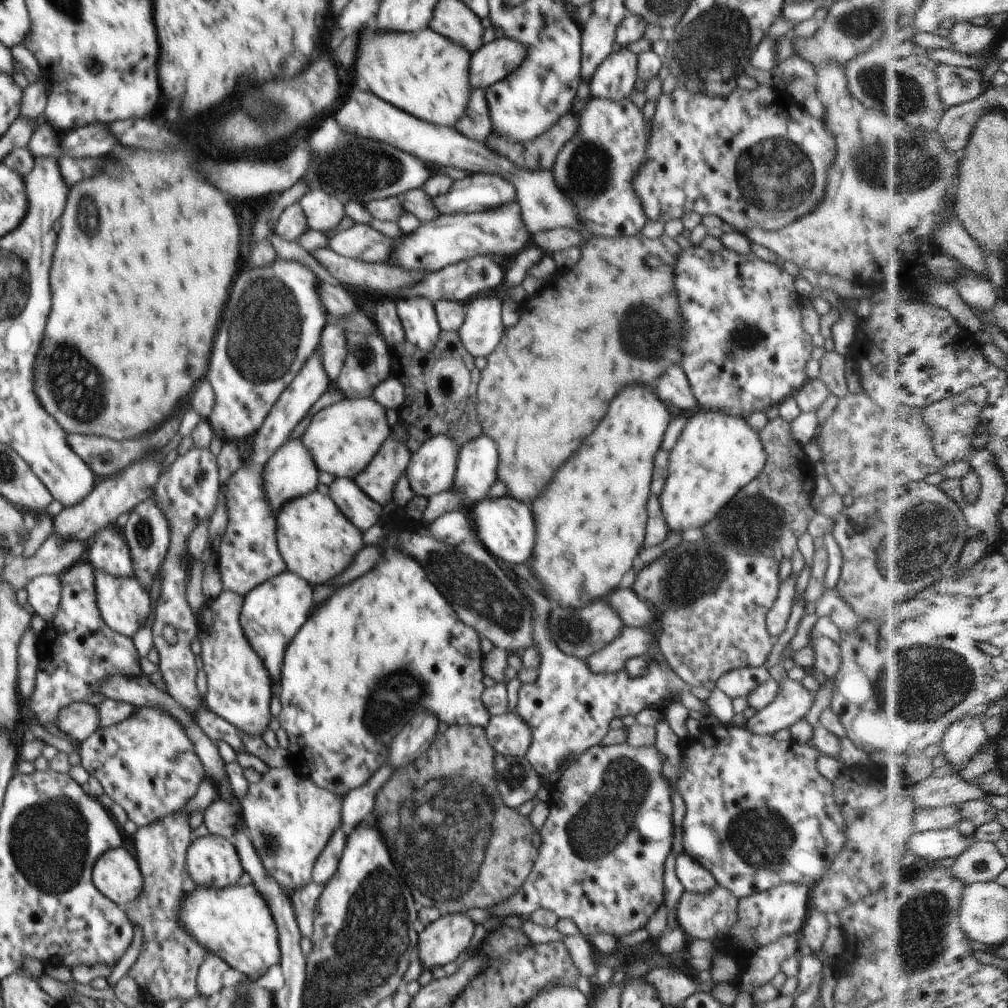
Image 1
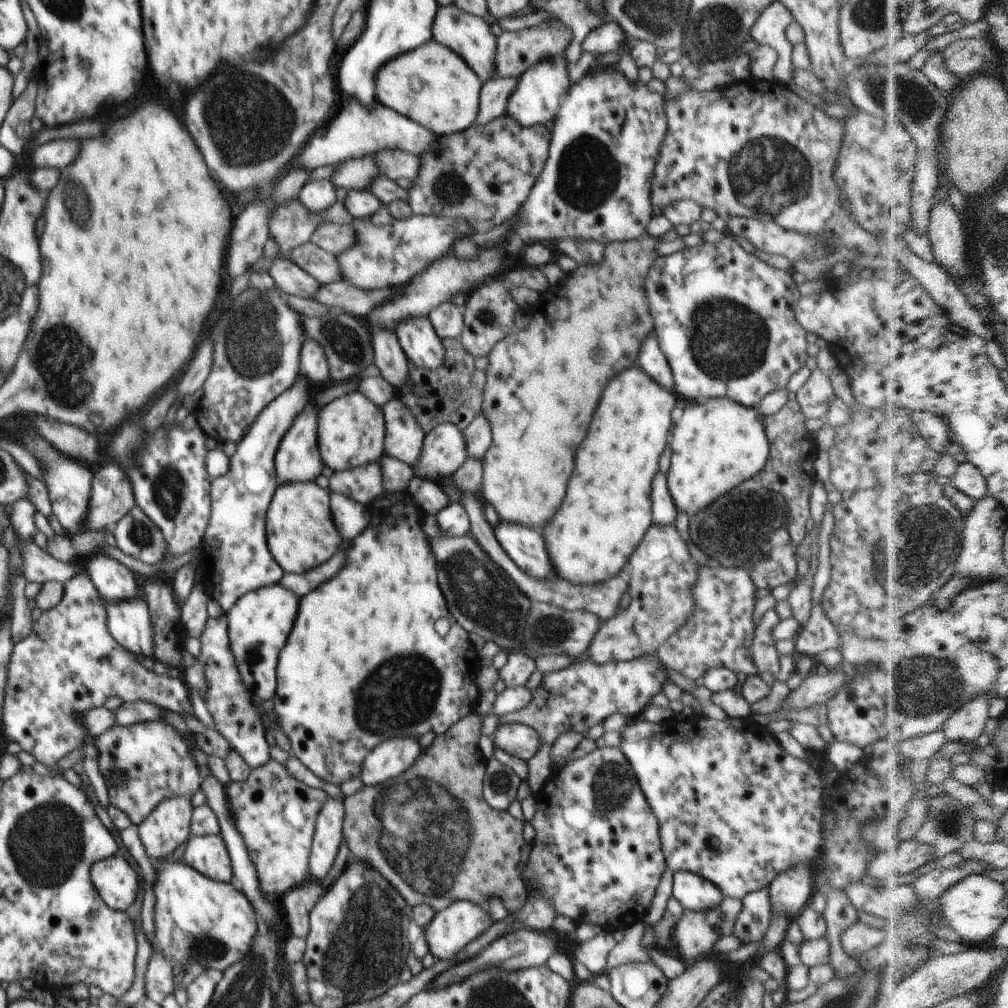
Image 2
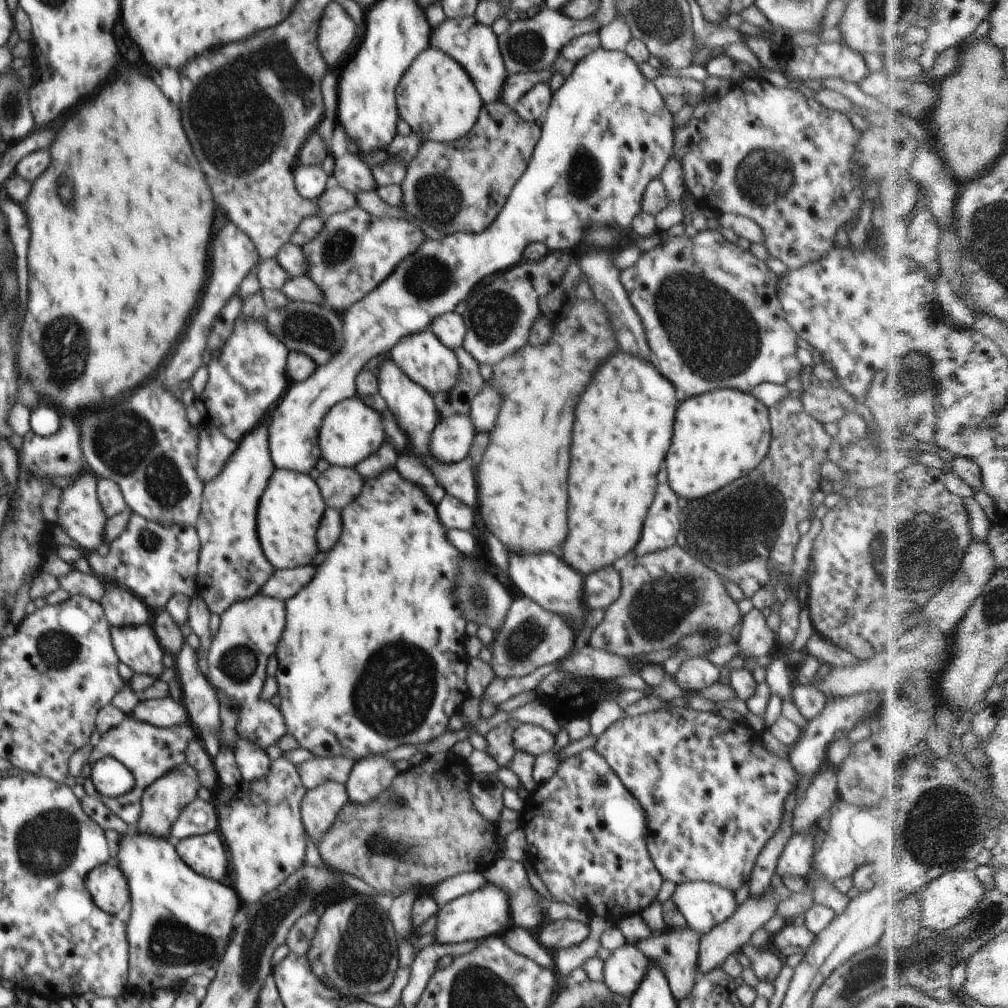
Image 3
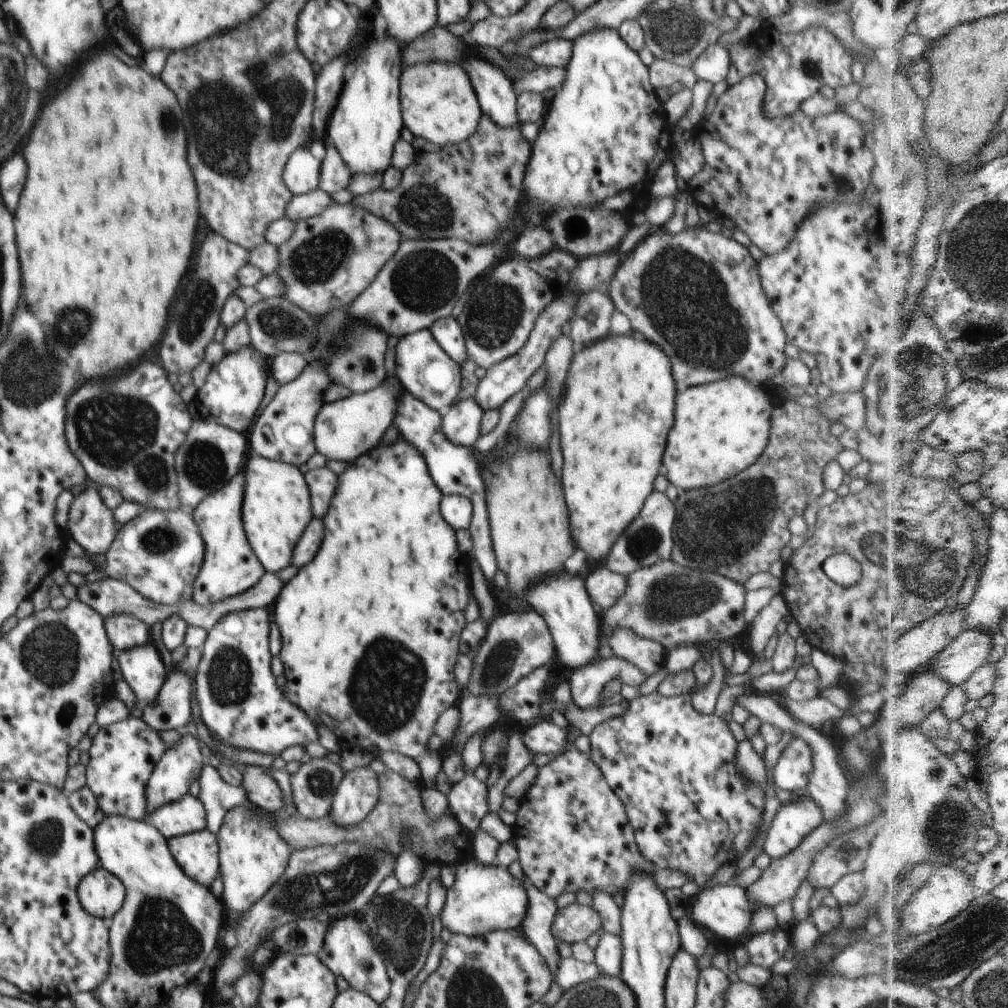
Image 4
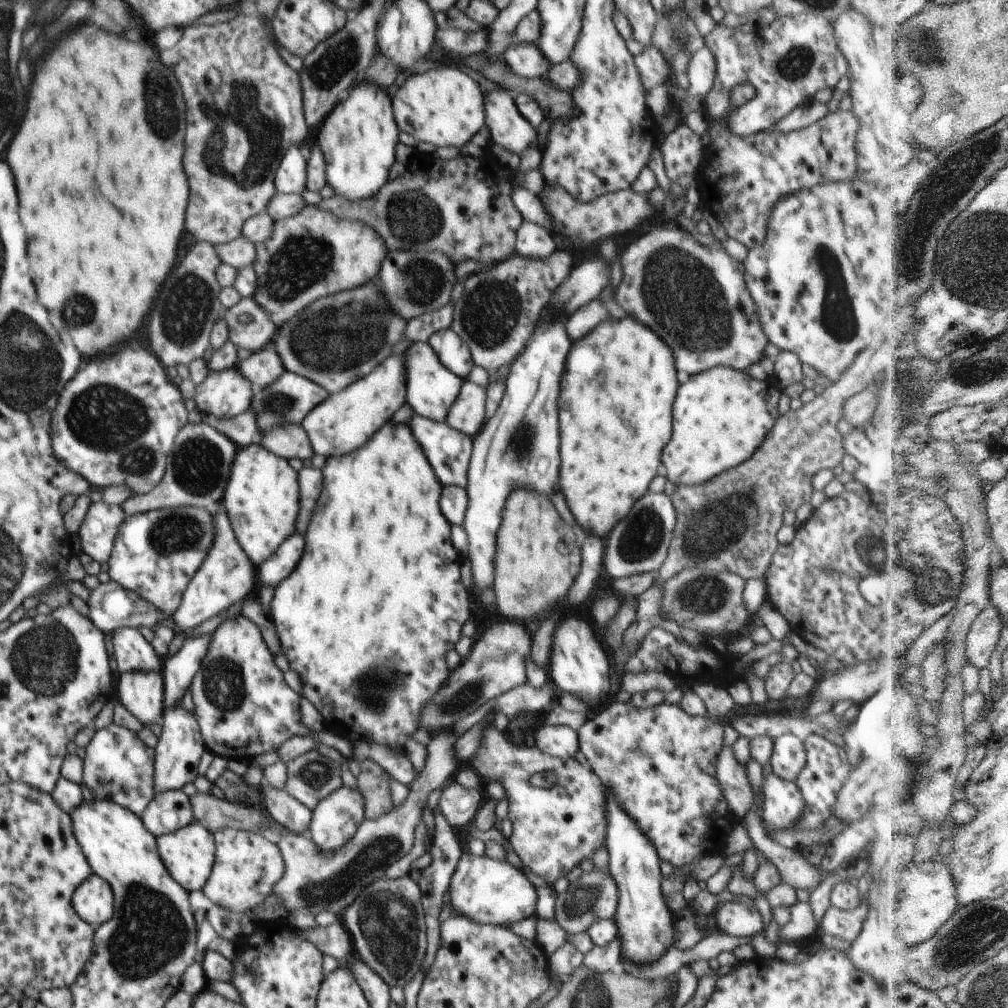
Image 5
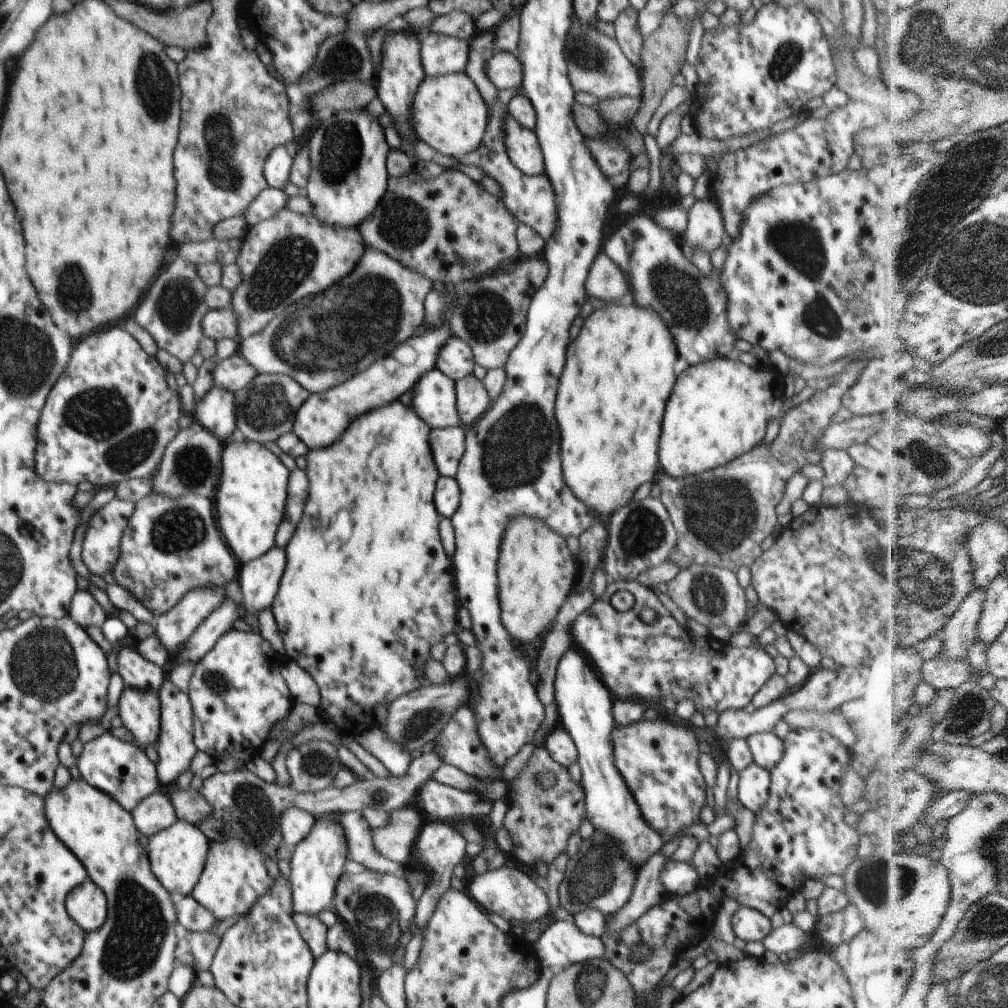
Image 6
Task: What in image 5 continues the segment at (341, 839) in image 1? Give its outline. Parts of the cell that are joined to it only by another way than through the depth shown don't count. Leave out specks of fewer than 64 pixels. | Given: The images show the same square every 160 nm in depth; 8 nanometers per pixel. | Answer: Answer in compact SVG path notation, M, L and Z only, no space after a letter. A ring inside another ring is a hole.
M316 748L287 762L287 783L284 789L290 796L299 800L312 812L323 798L332 794L332 792L342 785L339 763L330 760L327 756L322 756Z

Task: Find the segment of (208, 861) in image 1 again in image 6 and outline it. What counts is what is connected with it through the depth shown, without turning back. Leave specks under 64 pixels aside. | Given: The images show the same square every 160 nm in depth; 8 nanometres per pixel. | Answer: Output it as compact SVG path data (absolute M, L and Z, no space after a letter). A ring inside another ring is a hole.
M176 821L172 826L149 836L149 861L151 872L174 899L190 895L204 870L211 841L198 828L186 821Z

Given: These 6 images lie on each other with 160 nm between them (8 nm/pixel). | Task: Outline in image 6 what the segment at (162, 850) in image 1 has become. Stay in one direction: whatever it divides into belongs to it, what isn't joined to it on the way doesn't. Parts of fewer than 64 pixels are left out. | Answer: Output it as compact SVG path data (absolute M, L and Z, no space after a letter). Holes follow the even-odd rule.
M165 680L159 688L161 704L161 731L155 748L158 753L157 777L160 784L176 781L182 772L190 769L190 762L197 748L193 741L193 710L189 696L181 691L171 680Z

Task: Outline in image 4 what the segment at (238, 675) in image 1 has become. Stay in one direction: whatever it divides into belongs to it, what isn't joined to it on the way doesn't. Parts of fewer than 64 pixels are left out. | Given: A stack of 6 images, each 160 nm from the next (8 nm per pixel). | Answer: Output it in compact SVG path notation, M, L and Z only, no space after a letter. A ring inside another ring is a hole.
M243 765L242 786L247 798L261 809L272 812L283 811L282 792L268 767L260 765Z

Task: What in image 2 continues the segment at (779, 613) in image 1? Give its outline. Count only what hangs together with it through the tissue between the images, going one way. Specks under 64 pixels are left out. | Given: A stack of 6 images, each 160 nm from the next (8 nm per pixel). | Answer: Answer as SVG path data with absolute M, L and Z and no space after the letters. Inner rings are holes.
M772 607L764 612L760 623L754 630L750 651L752 652L752 661L756 664L759 673L767 671L777 676L780 671L779 655L772 636L773 629L779 622L776 609Z

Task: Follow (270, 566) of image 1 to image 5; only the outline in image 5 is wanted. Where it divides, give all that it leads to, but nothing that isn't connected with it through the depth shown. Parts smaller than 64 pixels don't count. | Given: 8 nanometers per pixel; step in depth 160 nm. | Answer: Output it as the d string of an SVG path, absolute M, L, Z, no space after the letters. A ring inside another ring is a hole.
M218 502L212 516L215 526L213 544L208 549L204 562L186 587L180 606L172 614L174 625L178 625L179 629L185 631L191 631L201 622L222 613L223 610L243 599L254 596L257 592L256 566L239 545L226 507L222 502Z

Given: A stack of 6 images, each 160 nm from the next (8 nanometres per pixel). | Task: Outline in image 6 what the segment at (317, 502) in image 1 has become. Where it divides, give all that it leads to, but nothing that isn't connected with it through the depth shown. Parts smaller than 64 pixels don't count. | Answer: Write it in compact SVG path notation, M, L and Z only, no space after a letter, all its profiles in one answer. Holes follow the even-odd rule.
M229 440L221 456L221 481L214 496L214 513L217 527L229 548L242 564L260 558L275 545L278 527L284 518L290 471L265 445L256 441Z

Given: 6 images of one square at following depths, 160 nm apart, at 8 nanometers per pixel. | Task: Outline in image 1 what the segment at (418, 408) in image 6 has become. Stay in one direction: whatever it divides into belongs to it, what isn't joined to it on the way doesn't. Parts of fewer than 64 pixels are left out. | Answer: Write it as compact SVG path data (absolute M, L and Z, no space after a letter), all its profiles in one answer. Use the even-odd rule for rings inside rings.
M400 298L395 304L405 340L418 350L432 350L442 332L433 303L426 298Z

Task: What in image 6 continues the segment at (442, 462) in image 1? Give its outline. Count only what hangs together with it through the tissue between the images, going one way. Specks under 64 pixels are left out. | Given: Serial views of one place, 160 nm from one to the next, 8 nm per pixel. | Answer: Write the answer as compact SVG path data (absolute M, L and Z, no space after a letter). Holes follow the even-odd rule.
M471 374L455 381L455 391L458 416L466 428L491 407L492 402L483 381Z

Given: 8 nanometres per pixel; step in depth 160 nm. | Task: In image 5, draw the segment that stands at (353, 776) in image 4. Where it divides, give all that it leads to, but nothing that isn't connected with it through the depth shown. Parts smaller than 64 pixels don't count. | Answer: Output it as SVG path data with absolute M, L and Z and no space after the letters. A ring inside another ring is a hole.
M342 785L317 804L313 810L307 835L321 851L333 851L340 848L356 834L358 827L366 819L366 802L360 788Z

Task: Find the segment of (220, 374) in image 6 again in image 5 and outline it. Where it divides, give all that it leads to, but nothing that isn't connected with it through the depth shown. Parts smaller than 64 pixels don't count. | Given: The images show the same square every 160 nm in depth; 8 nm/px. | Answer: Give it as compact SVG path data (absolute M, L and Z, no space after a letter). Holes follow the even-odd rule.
M270 345L262 351L253 353L246 360L239 360L234 367L251 382L255 389L270 386L287 371L278 351Z

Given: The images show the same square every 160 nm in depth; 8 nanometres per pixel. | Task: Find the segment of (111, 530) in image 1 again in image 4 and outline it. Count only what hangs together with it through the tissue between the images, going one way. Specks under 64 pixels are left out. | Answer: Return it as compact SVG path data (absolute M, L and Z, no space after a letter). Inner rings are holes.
M116 613L104 619L108 638L116 650L128 650L152 641L150 627L137 616Z

